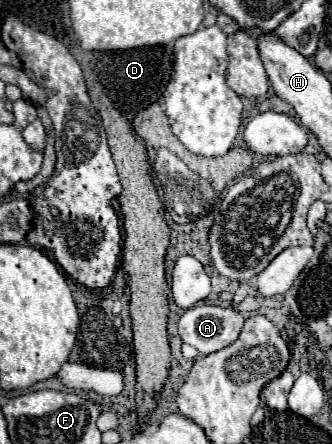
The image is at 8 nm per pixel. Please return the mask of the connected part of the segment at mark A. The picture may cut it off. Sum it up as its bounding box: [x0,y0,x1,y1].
[178,306,244,356]

